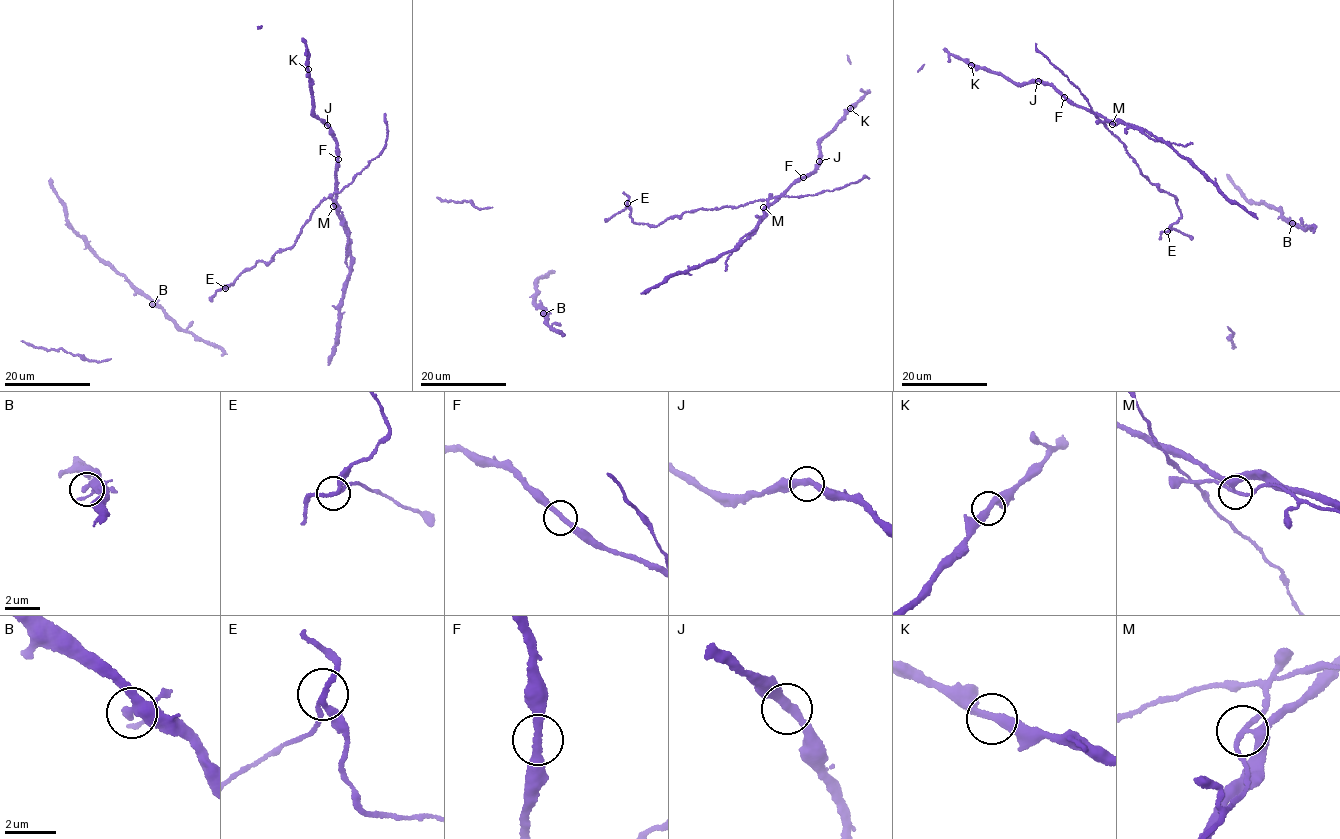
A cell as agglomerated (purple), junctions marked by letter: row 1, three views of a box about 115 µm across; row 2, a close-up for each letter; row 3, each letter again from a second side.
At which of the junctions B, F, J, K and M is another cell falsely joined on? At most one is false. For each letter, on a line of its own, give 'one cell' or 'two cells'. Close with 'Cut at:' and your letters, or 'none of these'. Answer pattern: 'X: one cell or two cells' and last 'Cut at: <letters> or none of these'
B: one cell
F: one cell
J: one cell
K: one cell
M: two cells
Cut at: M

